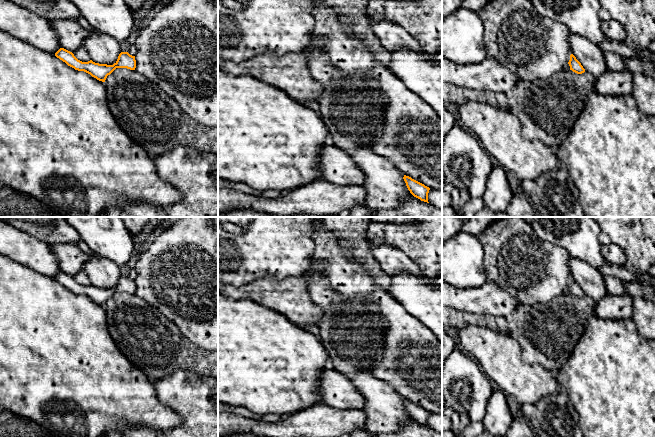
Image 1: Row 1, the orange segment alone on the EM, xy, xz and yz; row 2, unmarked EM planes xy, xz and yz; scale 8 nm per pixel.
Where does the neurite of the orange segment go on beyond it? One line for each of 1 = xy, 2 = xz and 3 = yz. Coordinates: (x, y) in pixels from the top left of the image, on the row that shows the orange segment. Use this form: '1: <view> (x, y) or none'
1: none
2: none
3: none

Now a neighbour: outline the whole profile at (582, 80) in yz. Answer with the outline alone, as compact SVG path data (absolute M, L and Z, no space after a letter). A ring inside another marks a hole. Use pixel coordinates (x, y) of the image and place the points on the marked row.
M562 70L547 80L518 80L506 96L509 111L521 123L523 138L529 141L538 140L556 152L572 131L588 95L595 91L594 82L595 77L591 73L585 71L577 74L572 70Z

